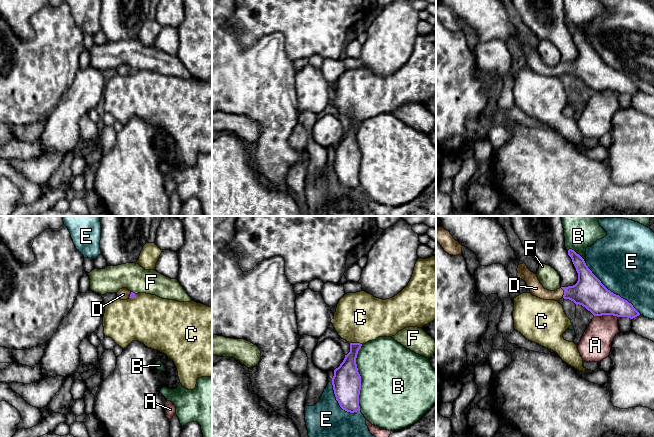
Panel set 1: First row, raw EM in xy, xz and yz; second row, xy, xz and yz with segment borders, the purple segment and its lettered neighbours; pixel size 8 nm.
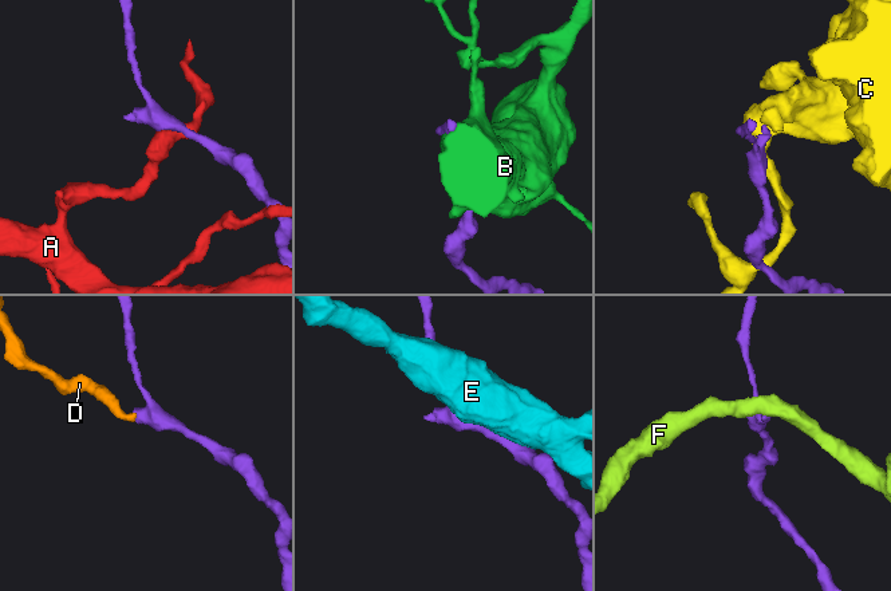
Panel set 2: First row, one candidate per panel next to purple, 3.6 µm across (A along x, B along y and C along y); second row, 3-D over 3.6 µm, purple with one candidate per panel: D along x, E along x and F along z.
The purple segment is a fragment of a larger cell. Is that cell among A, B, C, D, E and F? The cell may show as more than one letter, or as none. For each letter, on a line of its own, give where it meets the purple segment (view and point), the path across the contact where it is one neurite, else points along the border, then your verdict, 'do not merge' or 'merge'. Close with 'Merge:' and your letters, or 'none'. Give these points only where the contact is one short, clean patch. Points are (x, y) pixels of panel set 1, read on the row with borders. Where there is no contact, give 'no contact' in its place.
A: contact yz (606, 314); do not merge
B: contact xz (360, 378); do not merge
C: contact xz (356, 343); do not merge
D: contact yz (564, 292); way yz (589, 292), (564, 292), (544, 294), (536, 288); merge
E: contact yz (610, 291); do not merge
F: contact xy (132, 292); border xy (131, 291), (135, 293); do not merge
Merge: D

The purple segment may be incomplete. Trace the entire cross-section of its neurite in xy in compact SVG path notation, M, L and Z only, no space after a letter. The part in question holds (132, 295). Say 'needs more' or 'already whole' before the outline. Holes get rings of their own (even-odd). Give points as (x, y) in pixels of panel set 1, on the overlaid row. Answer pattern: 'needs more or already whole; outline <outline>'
needs more; outline M127 288L120 289L116 294L117 297L121 300L127 300L129 298L135 297L135 293L129 291Z

